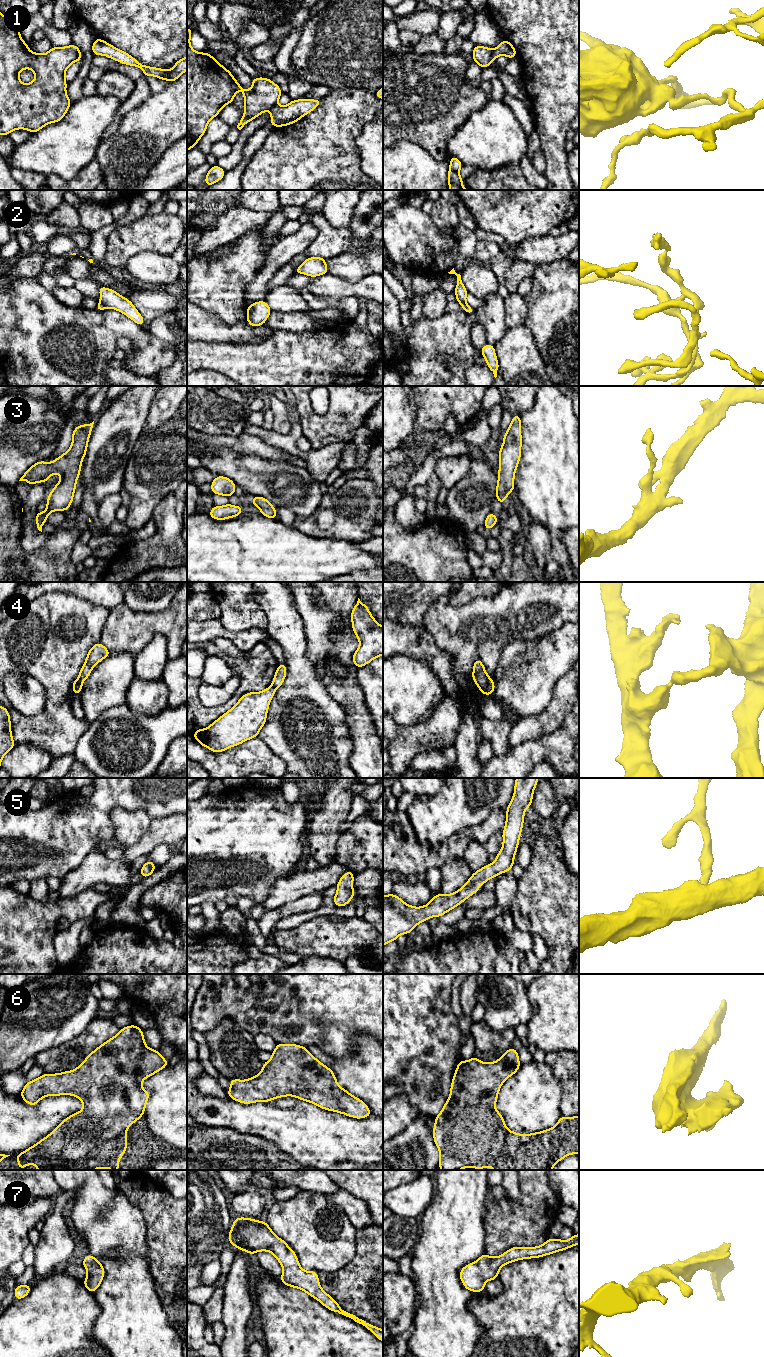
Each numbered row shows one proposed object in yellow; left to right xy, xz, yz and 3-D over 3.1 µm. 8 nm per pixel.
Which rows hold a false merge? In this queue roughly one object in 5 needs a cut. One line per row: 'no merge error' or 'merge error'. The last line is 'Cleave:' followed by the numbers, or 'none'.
1: merge error
2: merge error
3: no merge error
4: merge error
5: no merge error
6: no merge error
7: no merge error
Cleave: 1, 2, 4

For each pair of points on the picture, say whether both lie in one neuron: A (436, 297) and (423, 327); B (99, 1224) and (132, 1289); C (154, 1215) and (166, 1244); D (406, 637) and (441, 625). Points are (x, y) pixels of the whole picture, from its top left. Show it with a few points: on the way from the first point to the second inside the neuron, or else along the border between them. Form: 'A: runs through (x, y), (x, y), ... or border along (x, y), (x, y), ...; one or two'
A: border along (443, 313), (431, 318), (422, 316); two
B: runs through (116, 1238), (132, 1254), (132, 1272); one
C: runs through (161, 1222), (166, 1227), (166, 1237); one
D: border along (422, 626), (441, 649); two

